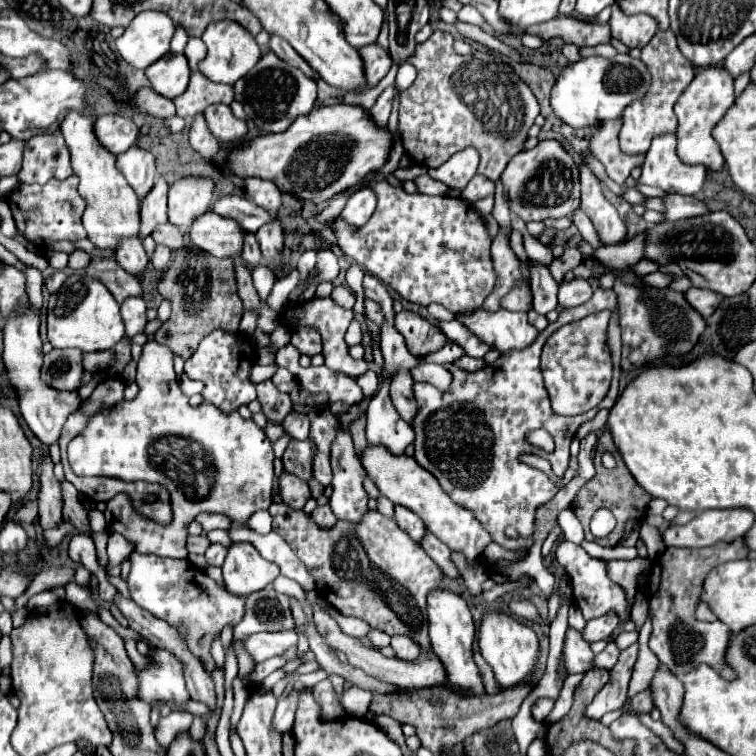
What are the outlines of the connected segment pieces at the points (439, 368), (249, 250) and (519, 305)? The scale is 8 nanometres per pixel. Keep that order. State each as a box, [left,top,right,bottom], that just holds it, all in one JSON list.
[[411,363,453,391],[243,233,261,267],[501,283,533,311]]

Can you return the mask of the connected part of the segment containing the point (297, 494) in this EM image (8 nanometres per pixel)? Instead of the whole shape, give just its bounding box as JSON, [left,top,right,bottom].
[279,471,311,509]

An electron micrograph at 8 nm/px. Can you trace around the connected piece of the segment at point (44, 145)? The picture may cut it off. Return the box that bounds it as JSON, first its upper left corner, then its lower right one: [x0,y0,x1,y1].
[17,133,73,183]

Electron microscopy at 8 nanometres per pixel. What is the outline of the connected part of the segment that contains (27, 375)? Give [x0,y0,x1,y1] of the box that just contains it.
[3,303,81,445]

